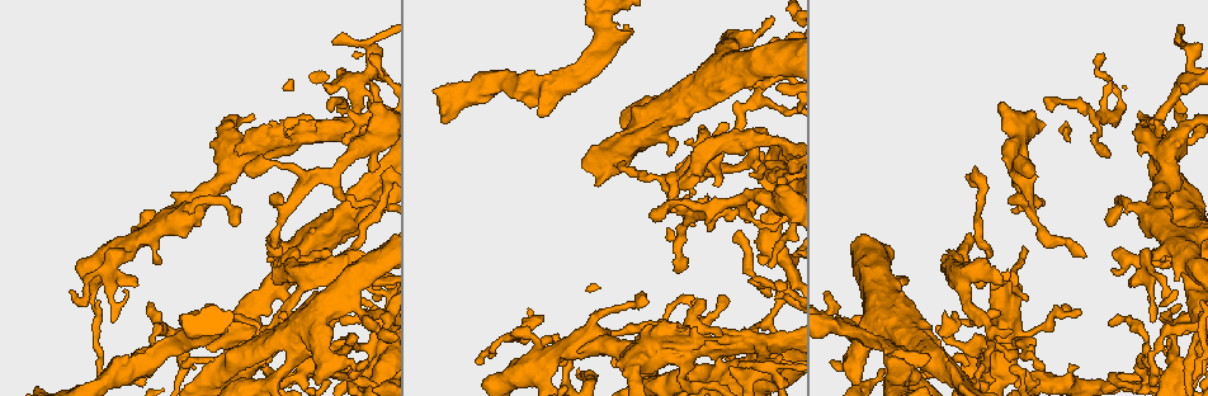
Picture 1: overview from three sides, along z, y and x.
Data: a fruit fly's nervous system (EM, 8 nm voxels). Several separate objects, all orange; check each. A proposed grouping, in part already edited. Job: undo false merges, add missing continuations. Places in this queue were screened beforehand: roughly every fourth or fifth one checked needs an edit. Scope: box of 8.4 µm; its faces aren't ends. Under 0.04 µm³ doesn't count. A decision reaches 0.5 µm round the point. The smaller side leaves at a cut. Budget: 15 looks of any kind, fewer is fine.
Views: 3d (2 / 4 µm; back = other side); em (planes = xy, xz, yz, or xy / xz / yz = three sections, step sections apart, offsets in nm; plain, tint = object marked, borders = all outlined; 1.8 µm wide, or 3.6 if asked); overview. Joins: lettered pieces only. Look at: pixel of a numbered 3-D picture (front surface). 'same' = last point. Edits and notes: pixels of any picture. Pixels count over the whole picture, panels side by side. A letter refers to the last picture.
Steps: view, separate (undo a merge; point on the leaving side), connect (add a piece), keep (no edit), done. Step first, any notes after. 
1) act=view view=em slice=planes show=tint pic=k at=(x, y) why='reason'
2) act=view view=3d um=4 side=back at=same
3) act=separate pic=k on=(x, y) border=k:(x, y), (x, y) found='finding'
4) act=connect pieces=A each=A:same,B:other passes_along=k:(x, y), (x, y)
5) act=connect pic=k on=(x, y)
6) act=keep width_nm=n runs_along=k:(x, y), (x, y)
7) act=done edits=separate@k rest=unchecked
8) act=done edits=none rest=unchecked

act=view view=em slice=planes show=borders pic=1 at=(542, 318) why='an open end'

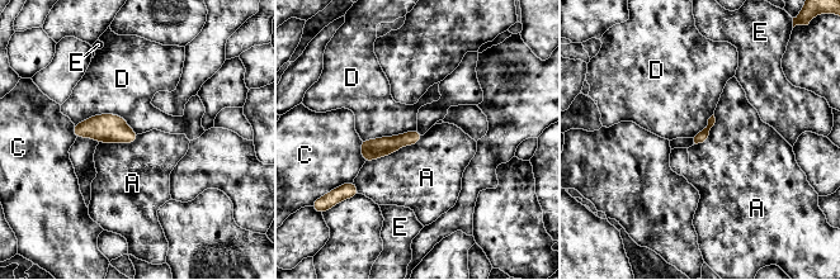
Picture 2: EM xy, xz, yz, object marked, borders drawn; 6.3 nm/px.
act=keep each=A:other,C:other,D:other,E:other border=2:(424, 134), (413, 145), (364, 164) found='none of them fits'

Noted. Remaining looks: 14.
act=view view=em slice=xy step=16 show=tint pic=1 at=(267, 254) why='branch stops here'

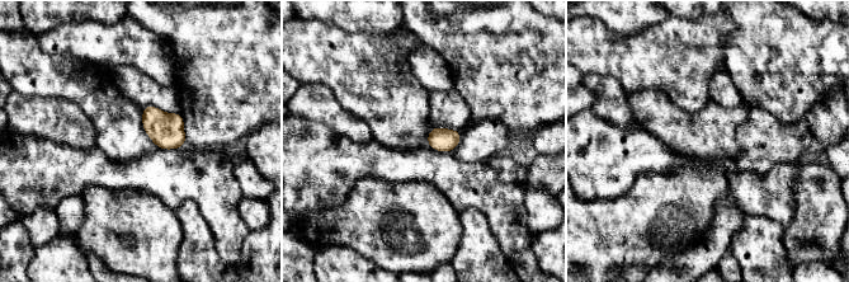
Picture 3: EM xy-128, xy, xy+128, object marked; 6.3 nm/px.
act=view view=em slice=planes show=borders at=same

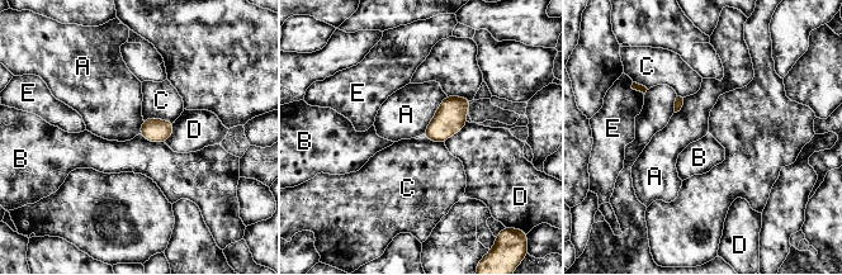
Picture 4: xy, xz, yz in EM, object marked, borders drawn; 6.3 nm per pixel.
act=keep each=A:other,B:other,C:other,D:other,E:other border=4:(446, 95), (422, 133) found='no lettered piece goes on from it'

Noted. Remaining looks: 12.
act=view view=em slice=planes show=plain pic=1 at=(731, 357) why='branch stops here'

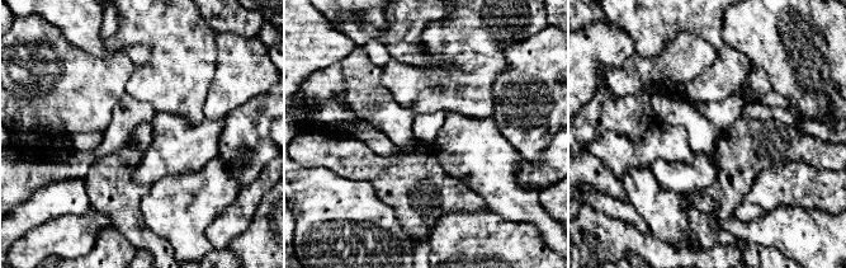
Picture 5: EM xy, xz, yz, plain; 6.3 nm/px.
act=view view=em slice=planes show=borders at=same why='see the neighbours'

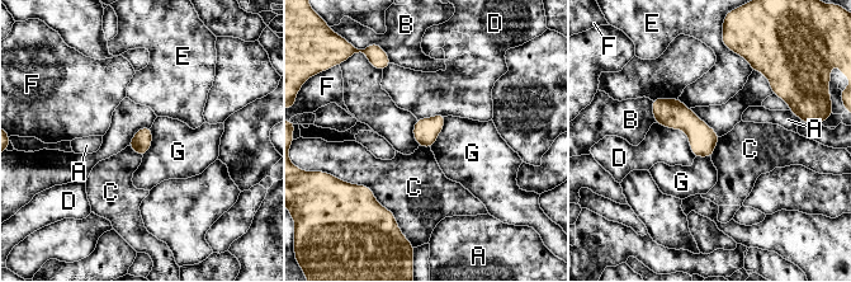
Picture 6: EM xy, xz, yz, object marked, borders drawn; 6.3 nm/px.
act=keep width_nm=130 each=A:other,B:other,C:other,D:other,E:other,F:other,G:other border=6:(349, 182), (365, 184), (397, 222) found='no lettered piece goes on from it'

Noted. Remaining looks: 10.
act=view view=3d um=2 pic=1 at=(933, 353) why='three arms meet'

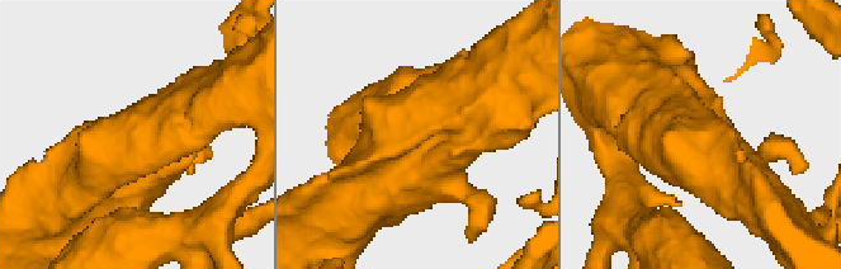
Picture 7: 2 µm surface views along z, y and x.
act=view view=em slice=planes show=borders pic=7 at=(438, 133) why='need the tissue'

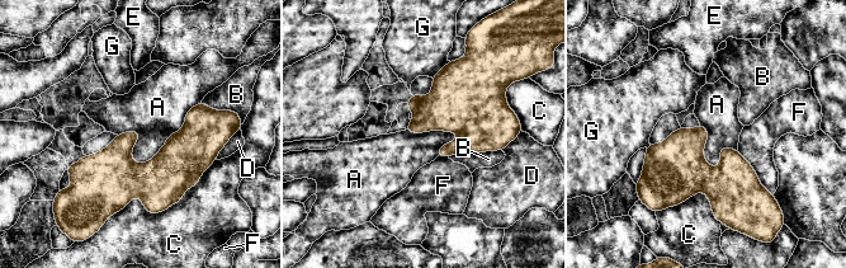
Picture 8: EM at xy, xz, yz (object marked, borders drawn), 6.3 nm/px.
act=keep each=A:other,B:other,C:other,D:other,E:other,F:other,G:other border=8:(201, 100), (117, 135) found='continuous, no second neuron'

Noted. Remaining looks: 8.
act=view view=em slice=planes show=plain pic=1 at=(752, 142) why='calibre changes'

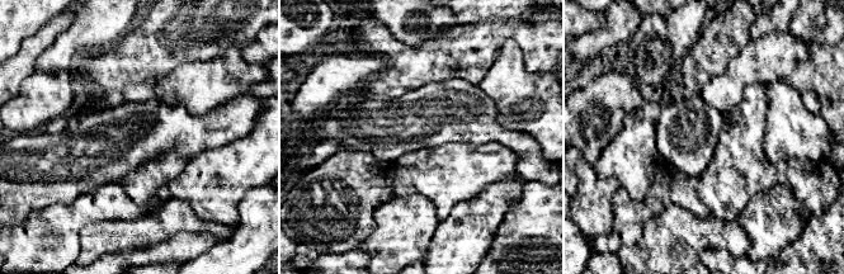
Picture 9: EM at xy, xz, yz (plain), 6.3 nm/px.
act=view view=em slice=planes show=borders at=same why='what lies round it'

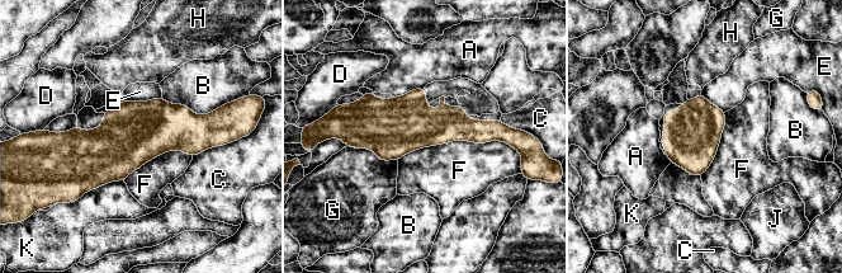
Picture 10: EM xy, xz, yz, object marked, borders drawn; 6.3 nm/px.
act=keep each=A:other,B:other,C:other,D:other,E:other,F:other,G:other,H:other,J:other,K:other border=10:(512, 146), (448, 141), (397, 160) found='all the same neuron'

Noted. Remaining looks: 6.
act=view view=em slice=xz step=4 show=tint pic=1 at=(1144, 376) why='abrupt turn'

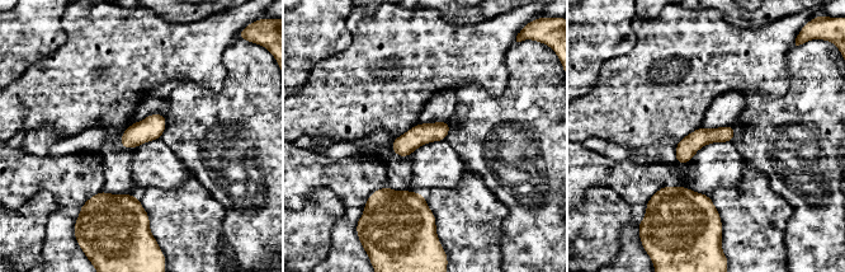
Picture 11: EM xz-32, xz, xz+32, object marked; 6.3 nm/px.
act=view view=em slice=planes show=tint at=same why='cut it another way'

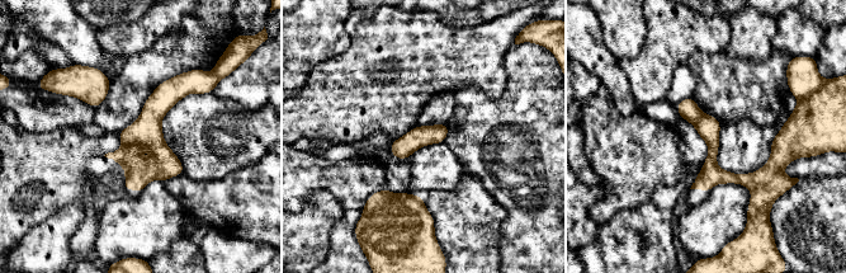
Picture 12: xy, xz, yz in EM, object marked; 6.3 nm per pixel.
act=view view=em slice=planes show=borders at=same why='what lies round it'

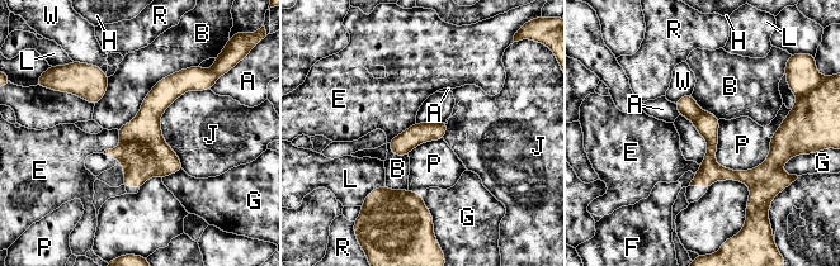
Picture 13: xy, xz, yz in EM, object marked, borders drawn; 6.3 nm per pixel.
act=keep each=A:other,B:other,E:other,F:other,G:other,H:other,J:other,L:other,P:other,R:other,W:other runs_along=13:(187, 74), (152, 108), (127, 184) found='one neuron here'

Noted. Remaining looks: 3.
act=done edits=none rest=unchecked

